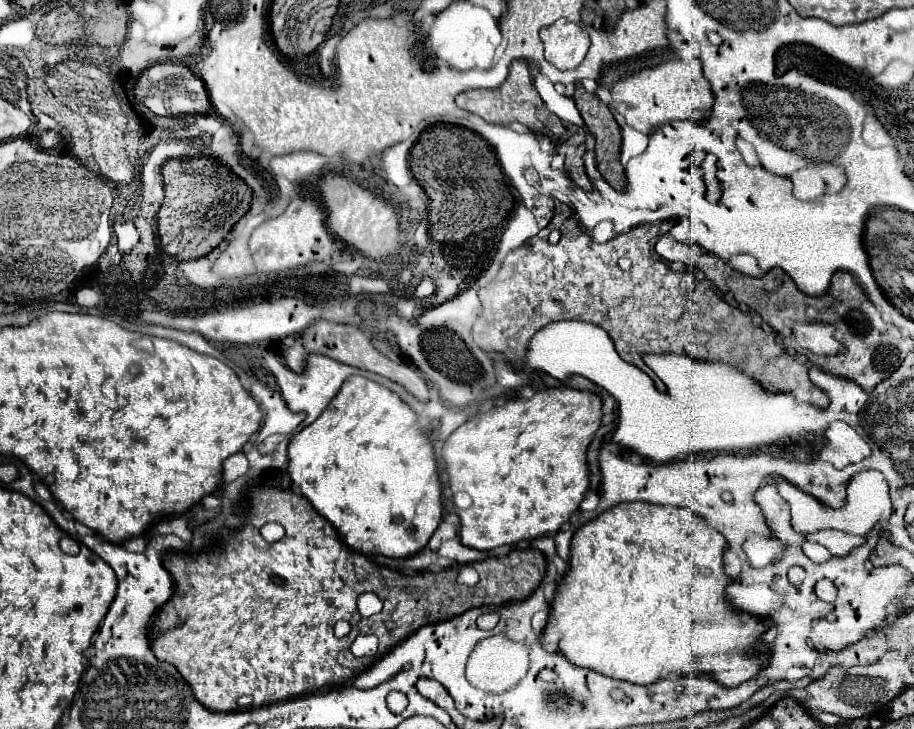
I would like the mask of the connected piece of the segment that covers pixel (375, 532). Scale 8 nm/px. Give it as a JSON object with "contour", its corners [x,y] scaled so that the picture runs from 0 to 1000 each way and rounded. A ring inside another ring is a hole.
{"contour":[[[396,514],[379,520],[361,558],[341,583],[322,597],[315,610],[315,627],[319,663],[365,720],[372,739],[392,759],[418,759],[429,767],[457,761],[484,715],[484,663],[475,610],[460,591],[455,567],[433,539]]]}

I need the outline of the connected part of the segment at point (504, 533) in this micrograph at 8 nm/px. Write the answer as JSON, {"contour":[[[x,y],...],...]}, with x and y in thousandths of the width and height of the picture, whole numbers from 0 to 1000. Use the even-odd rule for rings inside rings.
{"contour":[[[597,531],[580,547],[558,547],[551,558],[540,558],[534,567],[521,569],[499,588],[486,610],[484,627],[492,652],[492,671],[497,676],[508,674],[516,682],[516,693],[501,701],[503,742],[516,753],[536,756],[547,748],[608,731],[646,674],[641,621],[656,586],[656,575],[659,550],[654,542],[621,531]]]}

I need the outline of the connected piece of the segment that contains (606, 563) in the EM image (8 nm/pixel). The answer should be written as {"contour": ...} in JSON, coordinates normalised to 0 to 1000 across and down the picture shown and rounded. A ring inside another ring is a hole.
{"contour":[[[683,690],[665,698],[663,704],[654,706],[646,717],[641,717],[626,742],[626,767],[624,781],[611,805],[608,822],[602,833],[602,855],[597,868],[591,874],[593,882],[602,882],[606,890],[611,890],[624,909],[632,915],[641,915],[648,920],[654,920],[659,926],[665,926],[670,931],[681,931],[698,940],[711,940],[716,934],[729,931],[731,926],[764,926],[772,923],[779,926],[781,934],[786,934],[792,942],[807,942],[816,931],[823,931],[838,915],[838,907],[829,898],[832,888],[836,885],[836,868],[838,860],[829,846],[823,846],[821,841],[805,838],[803,830],[794,819],[794,805],[803,800],[801,791],[792,783],[792,756],[794,756],[794,739],[783,726],[779,726],[768,709],[759,706],[755,698],[748,695],[729,695],[729,693],[709,693],[709,690]]]}

